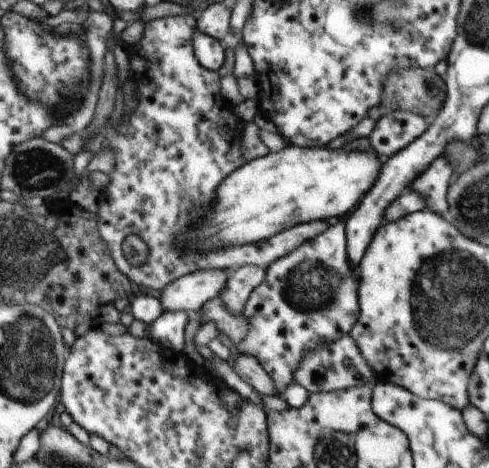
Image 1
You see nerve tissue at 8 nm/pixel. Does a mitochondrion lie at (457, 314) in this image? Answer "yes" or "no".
yes

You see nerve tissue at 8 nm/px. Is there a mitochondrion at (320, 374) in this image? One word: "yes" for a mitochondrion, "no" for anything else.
yes

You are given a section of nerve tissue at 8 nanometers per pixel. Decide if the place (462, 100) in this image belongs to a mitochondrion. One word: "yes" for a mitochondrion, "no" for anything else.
no

